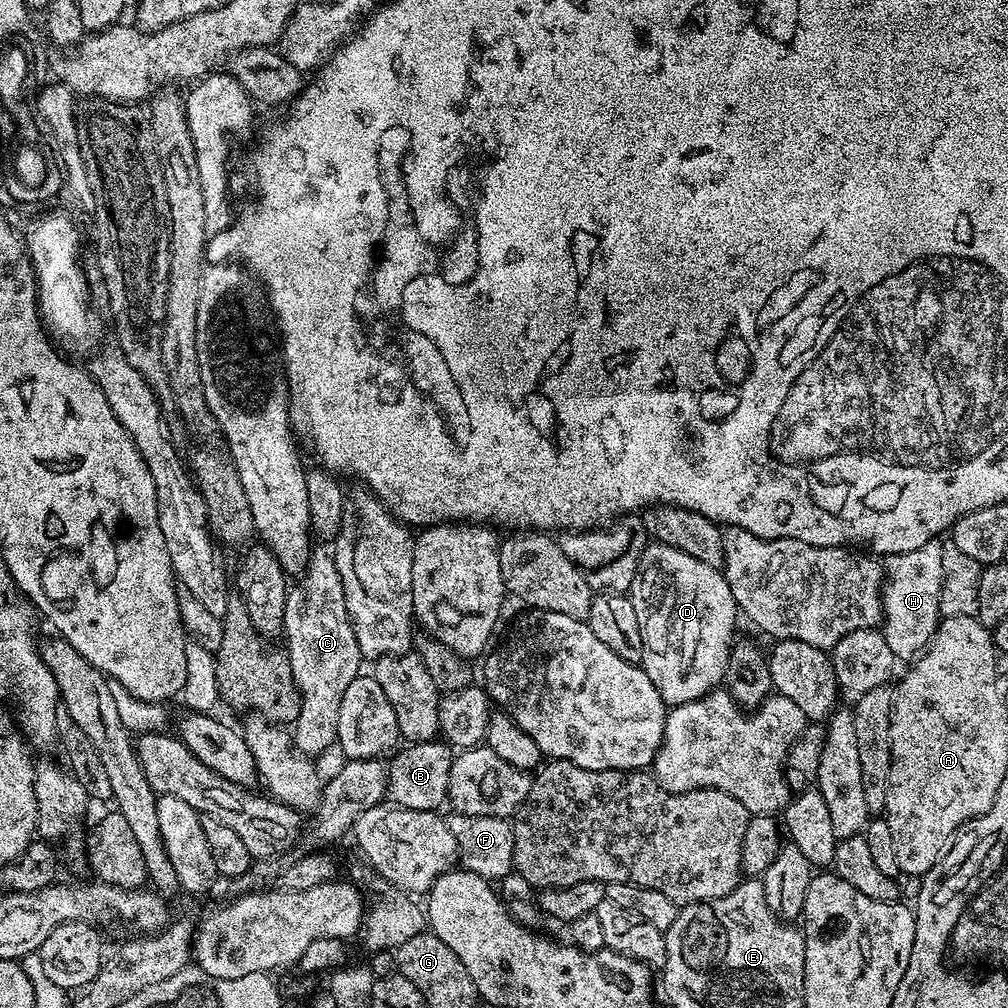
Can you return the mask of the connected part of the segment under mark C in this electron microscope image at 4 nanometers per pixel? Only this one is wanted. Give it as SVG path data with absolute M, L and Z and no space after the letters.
M320 550L313 551L308 559L308 569L299 577L297 584L300 584L297 588L295 585L288 589L282 633L282 640L288 643L286 651L290 670L302 702L302 710L298 710L290 735L296 751L303 756L317 758L336 744L342 694L346 694L346 686L361 675L362 657L335 559L329 553L327 556Z

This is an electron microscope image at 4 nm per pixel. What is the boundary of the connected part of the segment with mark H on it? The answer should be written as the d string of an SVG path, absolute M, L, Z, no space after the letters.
M941 539L926 542L918 550L885 557L885 584L881 589L884 614L880 631L889 643L890 652L899 661L916 659L936 635L936 628L942 617L940 600L942 590L942 548Z

